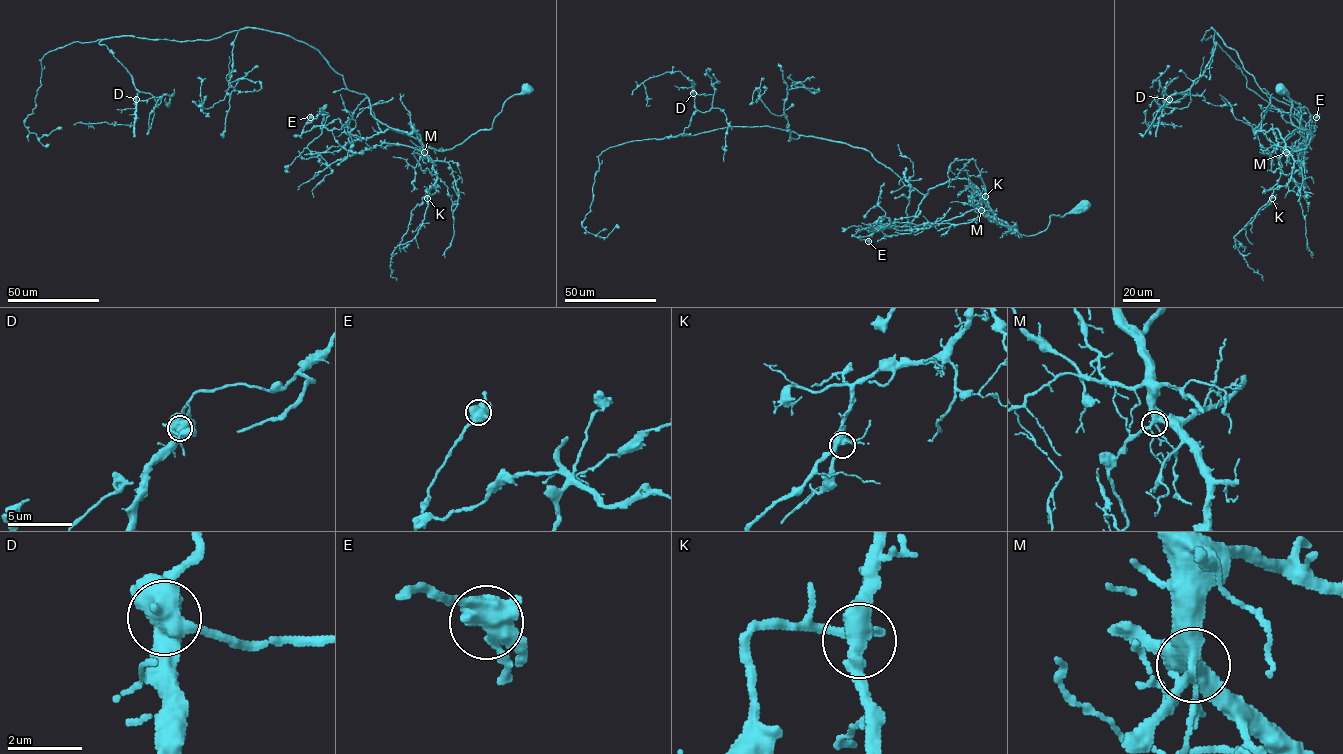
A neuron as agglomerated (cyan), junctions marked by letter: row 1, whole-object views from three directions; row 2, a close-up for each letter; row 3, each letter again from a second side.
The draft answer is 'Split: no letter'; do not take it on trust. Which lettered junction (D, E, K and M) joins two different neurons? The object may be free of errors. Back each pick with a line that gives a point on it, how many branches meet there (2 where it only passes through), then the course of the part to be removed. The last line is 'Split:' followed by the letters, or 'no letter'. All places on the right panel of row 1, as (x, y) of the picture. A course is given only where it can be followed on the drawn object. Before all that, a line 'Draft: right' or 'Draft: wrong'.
Draft: wrong
D: Place: (1169, 99). Branches: 5. Course of the part to remove: (1169, 99), (1158, 125), (1146, 124), (1180, 125)
Split: D

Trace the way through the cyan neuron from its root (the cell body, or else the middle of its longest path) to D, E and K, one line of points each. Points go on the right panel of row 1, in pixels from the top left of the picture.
D: (1279, 87), (1310, 132), (1304, 149), (1254, 132), (1271, 96), (1211, 27), (1209, 67), (1169, 99)
E: (1279, 87), (1292, 101), (1291, 121), (1311, 134), (1304, 149), (1287, 146), (1296, 129), (1302, 155), (1316, 117)
K: (1279, 87), (1292, 101), (1291, 121), (1311, 138), (1304, 149), (1286, 147), (1290, 180), (1272, 198)

